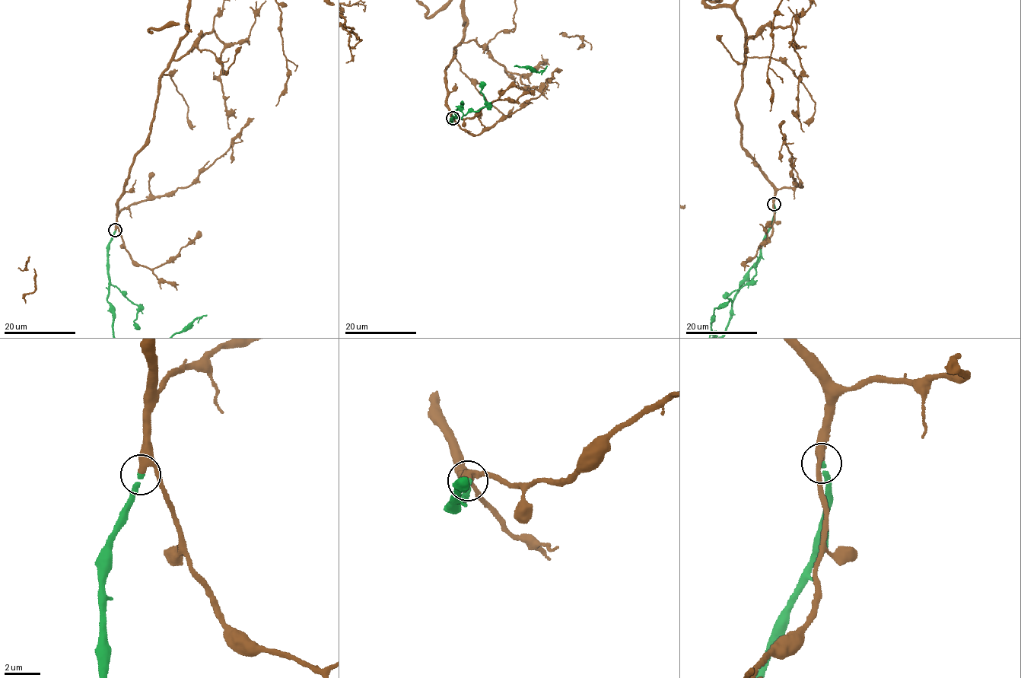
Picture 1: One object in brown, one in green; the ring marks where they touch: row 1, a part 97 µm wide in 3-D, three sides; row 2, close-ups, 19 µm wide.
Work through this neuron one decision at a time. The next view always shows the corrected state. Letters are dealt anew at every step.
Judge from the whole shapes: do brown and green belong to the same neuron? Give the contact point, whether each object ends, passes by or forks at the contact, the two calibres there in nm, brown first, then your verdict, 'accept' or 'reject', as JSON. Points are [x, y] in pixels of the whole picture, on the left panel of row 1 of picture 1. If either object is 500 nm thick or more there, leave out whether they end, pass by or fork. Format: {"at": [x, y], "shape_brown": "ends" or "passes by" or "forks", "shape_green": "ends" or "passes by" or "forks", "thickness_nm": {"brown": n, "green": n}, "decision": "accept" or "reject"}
{"at": [115, 230], "shape_brown": "passes by", "shape_green": "ends", "thickness_nm": {"brown": 280, "green": 280}, "decision": "accept"}

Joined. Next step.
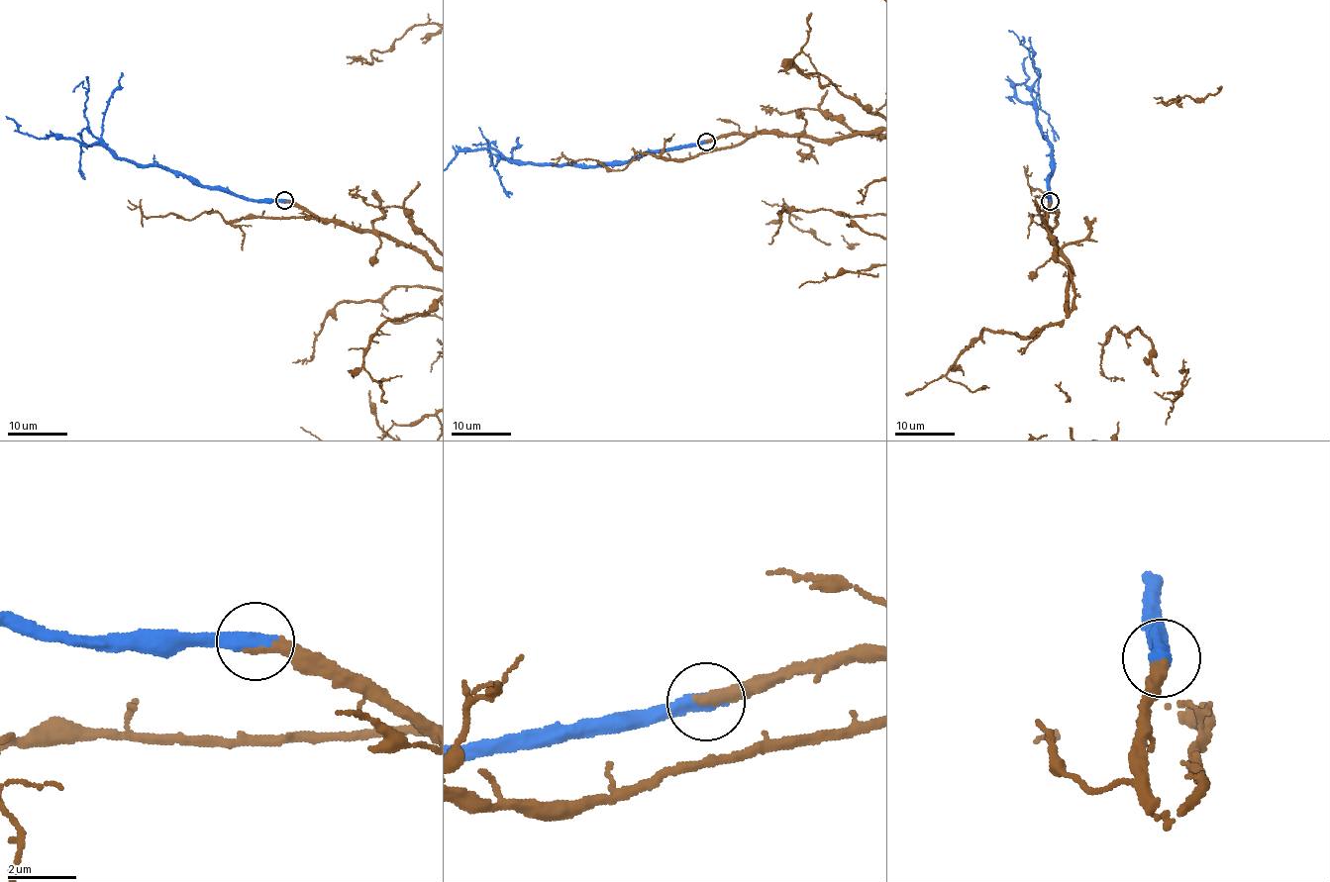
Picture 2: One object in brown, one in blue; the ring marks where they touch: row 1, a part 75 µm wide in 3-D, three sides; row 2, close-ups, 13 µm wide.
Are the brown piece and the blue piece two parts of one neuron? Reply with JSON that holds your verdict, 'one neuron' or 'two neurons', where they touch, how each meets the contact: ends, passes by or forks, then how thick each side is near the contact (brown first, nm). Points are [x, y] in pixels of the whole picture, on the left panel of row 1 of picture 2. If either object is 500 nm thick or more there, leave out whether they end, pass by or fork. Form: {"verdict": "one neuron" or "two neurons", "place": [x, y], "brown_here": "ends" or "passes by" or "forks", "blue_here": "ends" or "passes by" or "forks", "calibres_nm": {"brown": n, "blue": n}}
{"verdict": "one neuron", "place": [284, 200], "calibres_nm": {"brown": 360, "blue": 500}}

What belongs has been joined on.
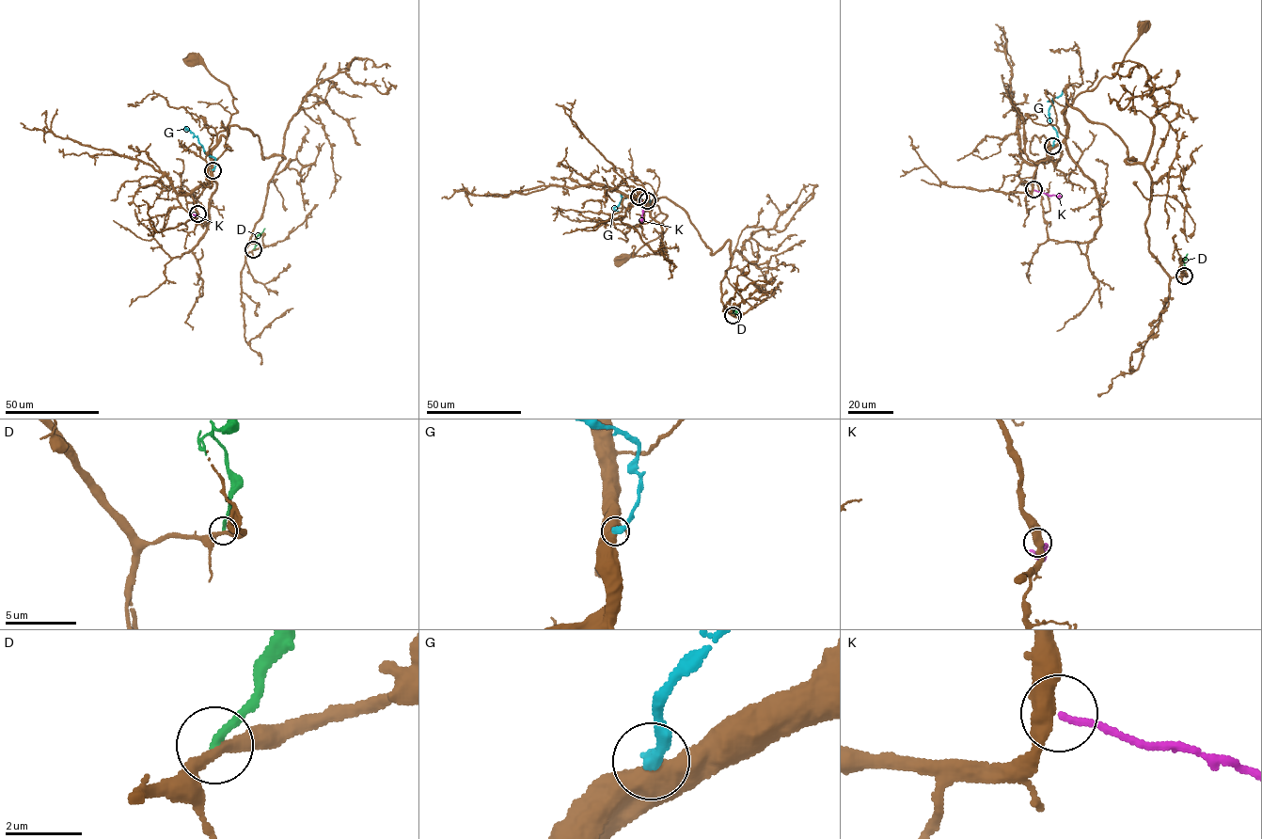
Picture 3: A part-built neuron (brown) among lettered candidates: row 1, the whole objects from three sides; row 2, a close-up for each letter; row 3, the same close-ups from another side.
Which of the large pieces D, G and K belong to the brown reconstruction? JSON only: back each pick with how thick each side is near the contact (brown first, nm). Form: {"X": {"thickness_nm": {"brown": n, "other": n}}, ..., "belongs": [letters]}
{"K": {"thickness_nm": {"brown": 460, "other": 160}}, "belongs": ["K"]}

